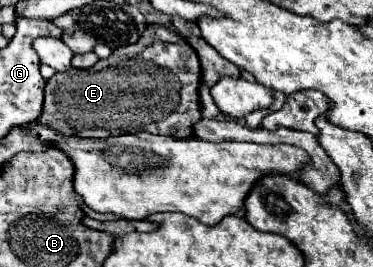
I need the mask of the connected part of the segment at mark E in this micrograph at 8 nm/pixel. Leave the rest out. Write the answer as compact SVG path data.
M184 38L178 42L154 42L134 56L122 56L118 48L110 58L100 60L92 68L70 68L46 80L44 110L36 124L52 120L48 126L60 136L80 138L106 138L138 132L172 138L194 136L194 124L202 118L198 68L198 54L184 42Z

